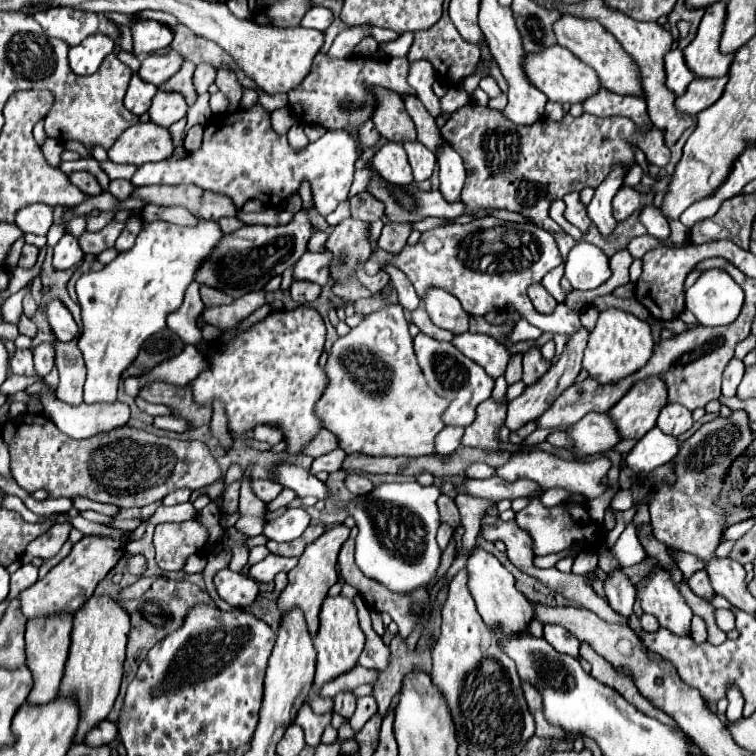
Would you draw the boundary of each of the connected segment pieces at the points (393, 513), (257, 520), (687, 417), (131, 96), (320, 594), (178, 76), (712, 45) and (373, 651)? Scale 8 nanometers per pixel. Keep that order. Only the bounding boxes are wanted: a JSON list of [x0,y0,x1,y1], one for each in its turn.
[[347,481,441,593],[235,471,265,537],[657,405,693,437],[125,75,157,115],[277,525,349,635],[159,61,197,105],[683,1,733,77],[355,595,389,671]]

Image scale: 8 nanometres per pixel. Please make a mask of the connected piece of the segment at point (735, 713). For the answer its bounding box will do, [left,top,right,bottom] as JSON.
[727,685,743,723]

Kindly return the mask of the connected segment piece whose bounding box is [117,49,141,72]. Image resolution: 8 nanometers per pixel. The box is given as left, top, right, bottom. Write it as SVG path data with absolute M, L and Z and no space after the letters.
M124 50L117 51L118 59L126 64L133 72L137 72L141 66L140 60L132 53Z

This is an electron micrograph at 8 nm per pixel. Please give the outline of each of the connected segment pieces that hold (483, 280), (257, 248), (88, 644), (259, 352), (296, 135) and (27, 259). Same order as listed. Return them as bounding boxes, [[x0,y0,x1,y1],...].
[[359,217,581,343],[195,211,311,299],[59,595,129,743],[191,307,327,455],[287,123,309,149],[19,245,39,269]]

